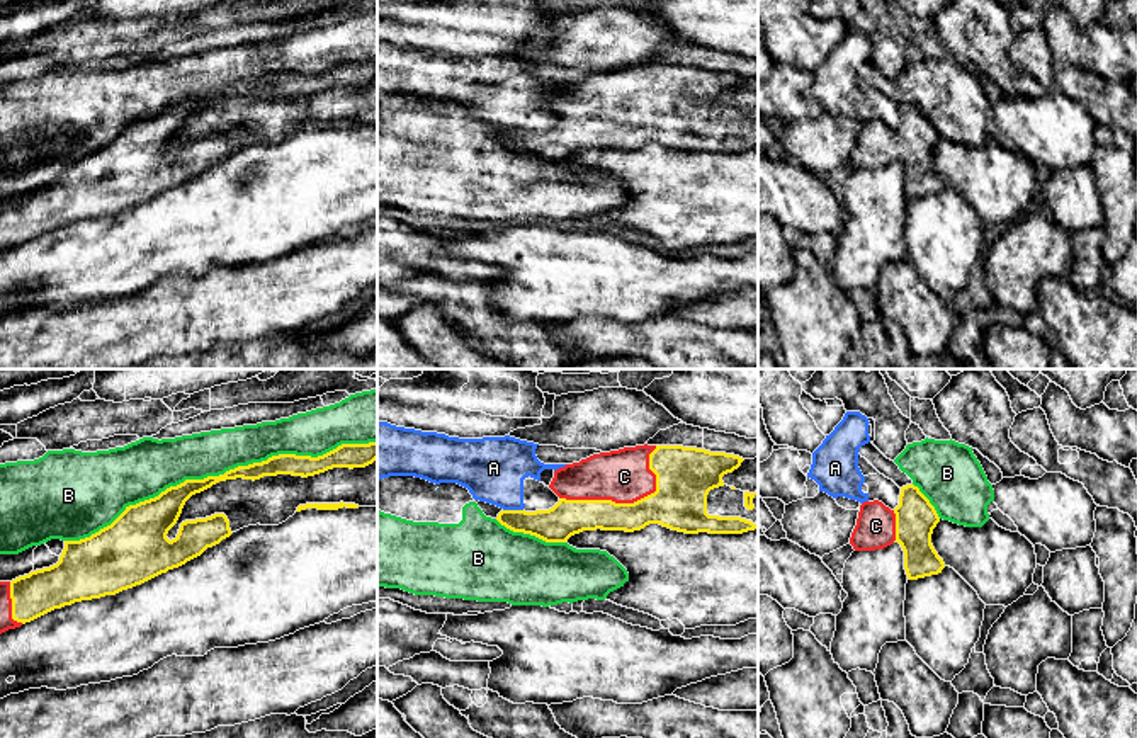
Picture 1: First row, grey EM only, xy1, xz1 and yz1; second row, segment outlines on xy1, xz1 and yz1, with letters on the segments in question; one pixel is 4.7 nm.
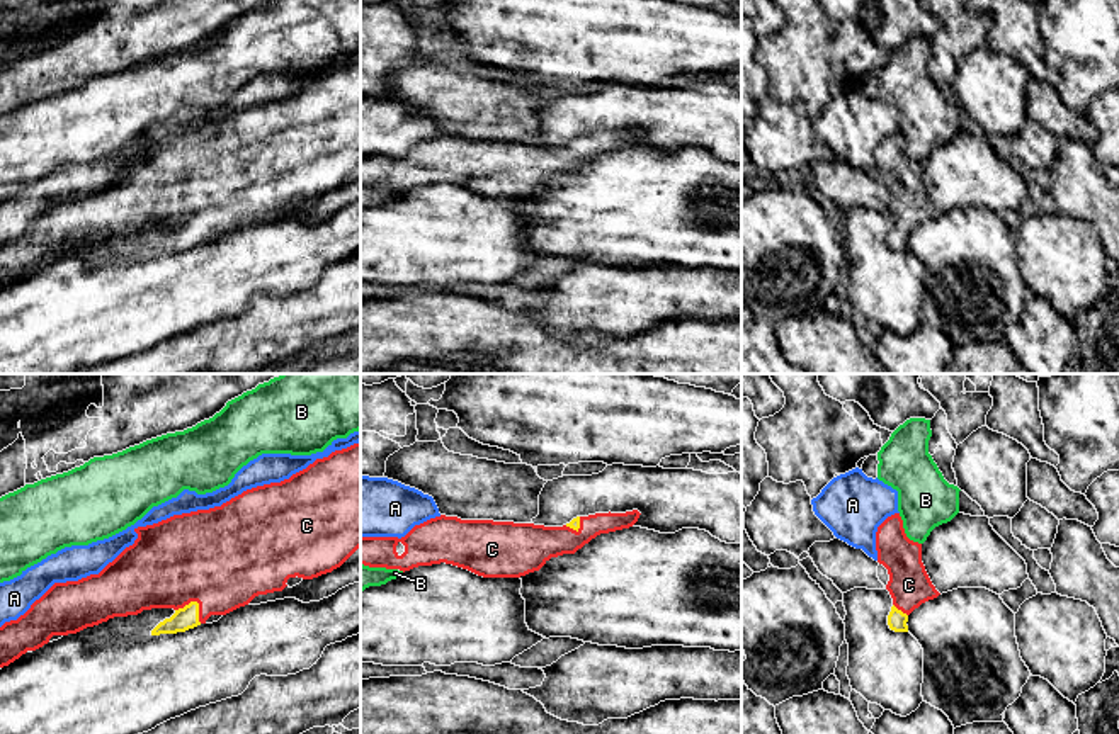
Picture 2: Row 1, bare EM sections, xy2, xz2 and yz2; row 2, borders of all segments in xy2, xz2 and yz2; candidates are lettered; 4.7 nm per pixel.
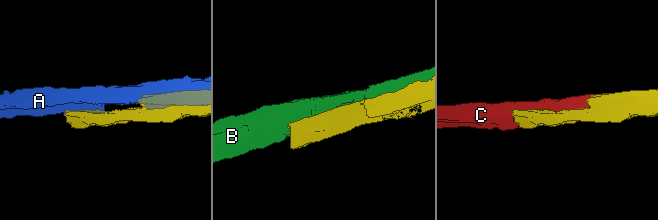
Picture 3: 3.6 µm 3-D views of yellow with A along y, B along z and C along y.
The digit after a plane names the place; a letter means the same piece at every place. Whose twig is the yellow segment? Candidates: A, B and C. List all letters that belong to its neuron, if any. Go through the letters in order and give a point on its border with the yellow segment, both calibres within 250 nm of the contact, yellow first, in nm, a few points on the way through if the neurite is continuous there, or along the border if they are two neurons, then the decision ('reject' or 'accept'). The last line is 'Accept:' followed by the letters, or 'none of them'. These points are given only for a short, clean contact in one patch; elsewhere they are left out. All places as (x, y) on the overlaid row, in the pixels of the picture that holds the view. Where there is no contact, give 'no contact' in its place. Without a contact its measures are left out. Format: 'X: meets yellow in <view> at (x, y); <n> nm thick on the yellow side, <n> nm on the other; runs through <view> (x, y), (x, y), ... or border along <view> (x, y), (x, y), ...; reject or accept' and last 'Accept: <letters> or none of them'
A: meets yellow in xz1 at (514, 510); 170 nm thick on the yellow side, 300 nm on the other; reject
B: meets yellow in xy1 at (220, 475); 130 nm thick on the yellow side, 220 nm on the other; reject
C: meets yellow in xz1 at (629, 504); 260 nm thick on the yellow side, 260 nm on the other; accept
Accept: C

